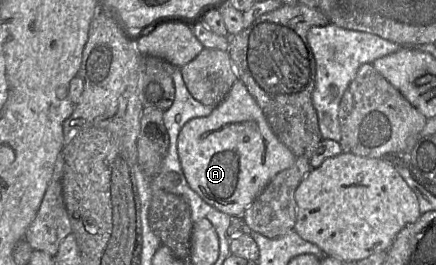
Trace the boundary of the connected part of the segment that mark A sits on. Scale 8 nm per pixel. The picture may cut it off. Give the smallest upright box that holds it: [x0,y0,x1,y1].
[178,79,296,216]

